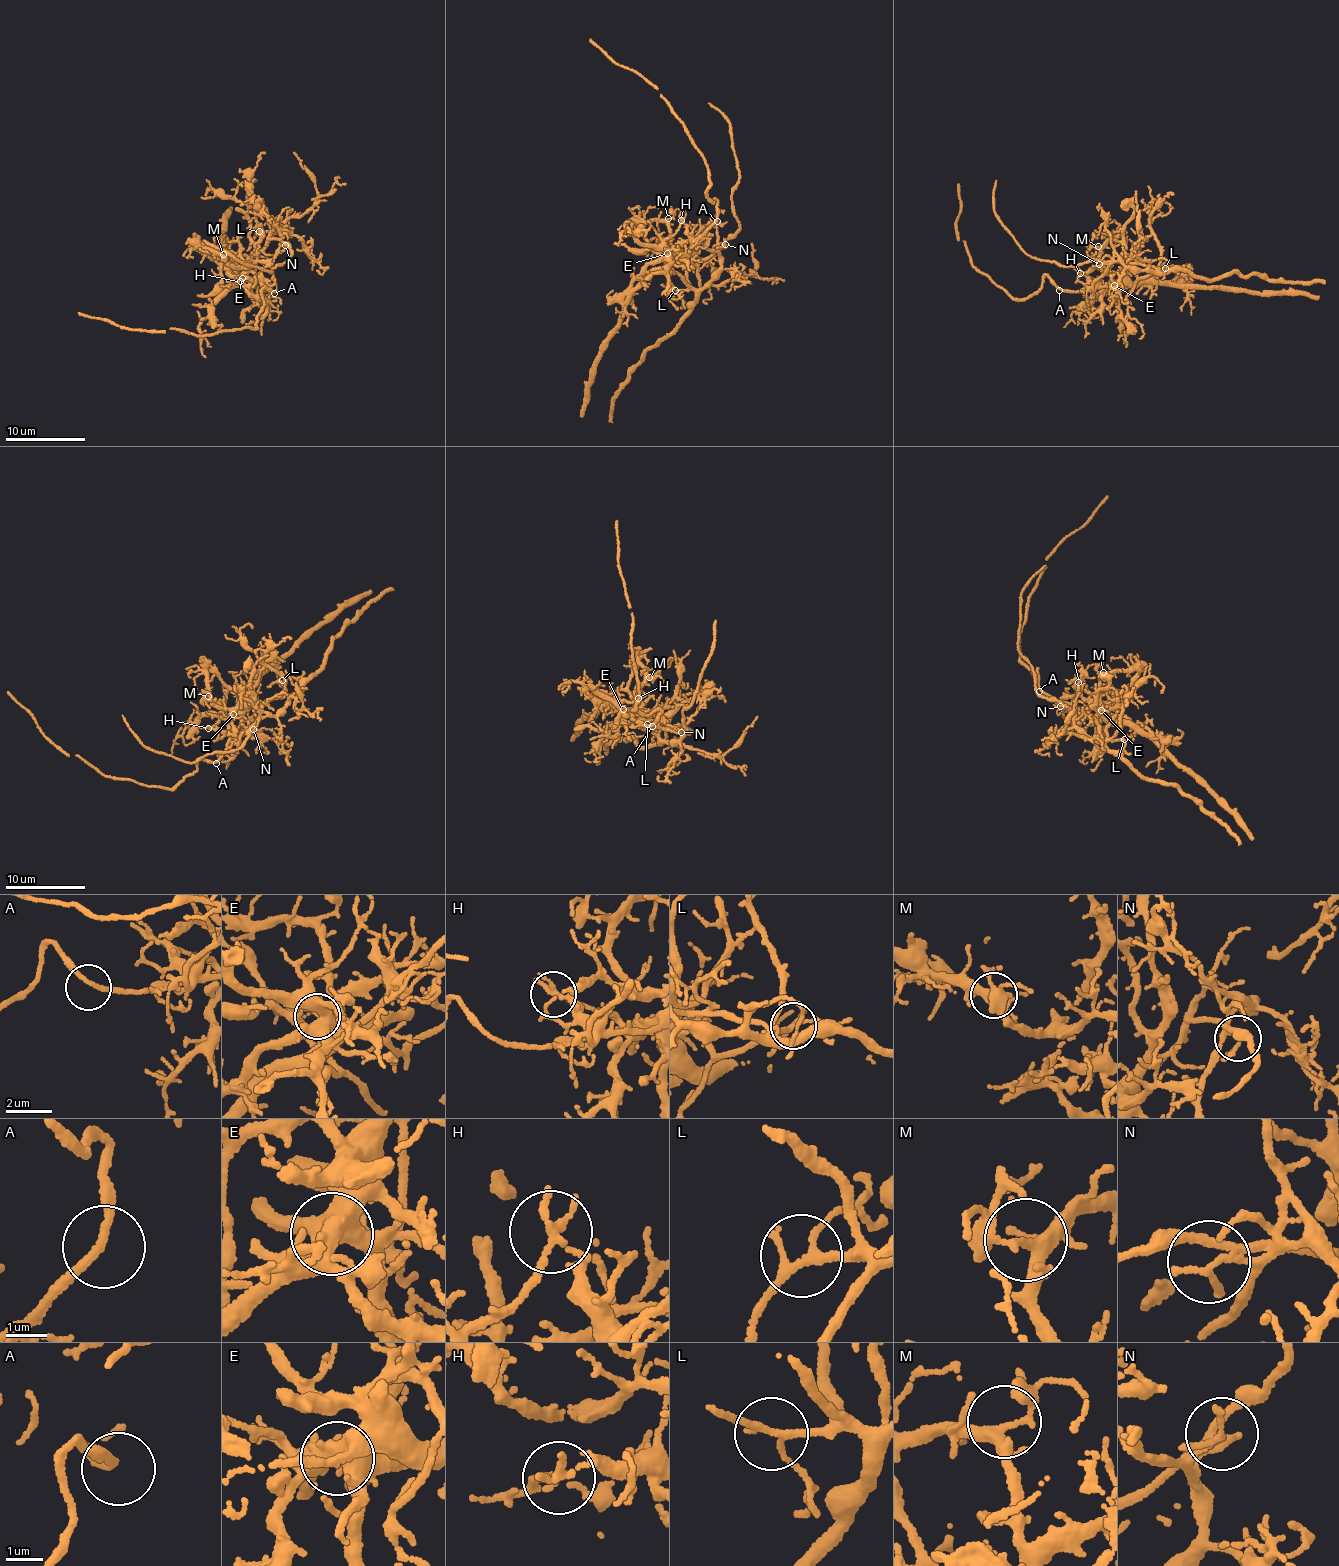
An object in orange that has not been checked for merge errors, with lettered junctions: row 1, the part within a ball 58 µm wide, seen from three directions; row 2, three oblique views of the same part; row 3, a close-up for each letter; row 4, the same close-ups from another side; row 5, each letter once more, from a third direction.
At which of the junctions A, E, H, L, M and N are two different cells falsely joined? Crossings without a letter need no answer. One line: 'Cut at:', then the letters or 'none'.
Cut at: H

